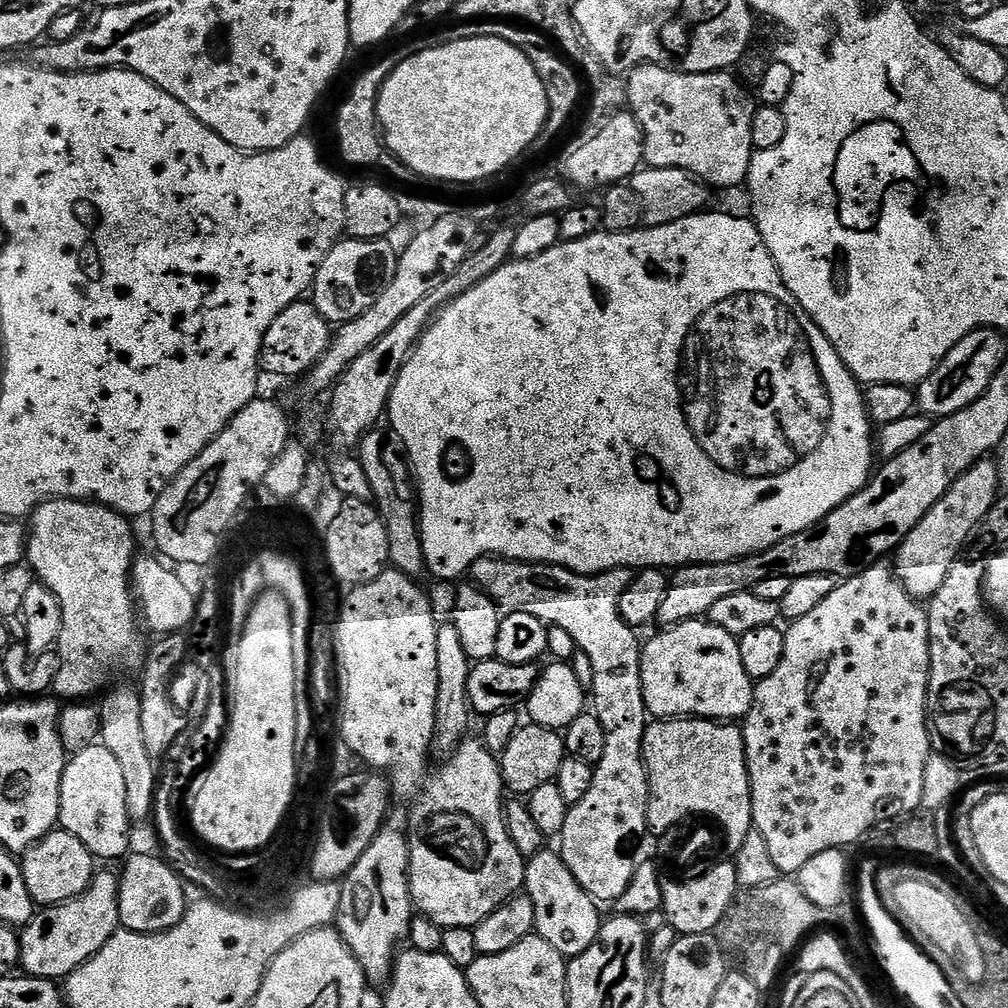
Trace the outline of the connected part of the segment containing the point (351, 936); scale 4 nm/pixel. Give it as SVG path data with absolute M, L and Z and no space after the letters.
M389 819L385 827L370 842L366 854L348 871L340 884L338 914L334 927L346 946L358 958L369 985L389 983L392 965L398 955L396 943L407 937L414 905L412 892L408 889L408 837L404 831L405 821Z

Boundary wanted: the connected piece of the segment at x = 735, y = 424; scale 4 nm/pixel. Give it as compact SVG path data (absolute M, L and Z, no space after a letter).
M739 292L737 296L726 298L710 310L706 310L698 318L698 322L692 327L692 331L684 337L684 351L680 362L680 391L684 401L684 413L688 419L690 430L694 434L696 441L706 455L720 468L726 469L739 476L749 476L750 478L762 478L763 476L776 476L779 472L793 468L802 458L806 458L814 450L818 450L818 442L828 429L828 419L832 413L832 403L828 397L826 386L818 374L818 366L814 362L814 354L806 342L804 332L800 329L800 321L797 313L789 305L778 302L766 294L757 292Z

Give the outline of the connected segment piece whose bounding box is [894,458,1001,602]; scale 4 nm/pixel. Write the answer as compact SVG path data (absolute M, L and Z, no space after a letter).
M985 458L952 484L952 488L932 507L910 530L910 534L900 543L894 553L894 571L896 577L906 586L906 590L917 600L927 601L946 582L946 574L950 574L950 566L957 556L964 551L974 530L979 529L984 516L998 499L1000 488L1000 472Z

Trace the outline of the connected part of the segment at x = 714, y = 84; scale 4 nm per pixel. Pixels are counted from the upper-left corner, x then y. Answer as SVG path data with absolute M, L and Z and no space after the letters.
M643 63L626 76L626 104L644 131L644 164L650 168L686 170L709 189L743 185L752 161L750 126L757 105L728 70L718 72L682 72L660 64Z

